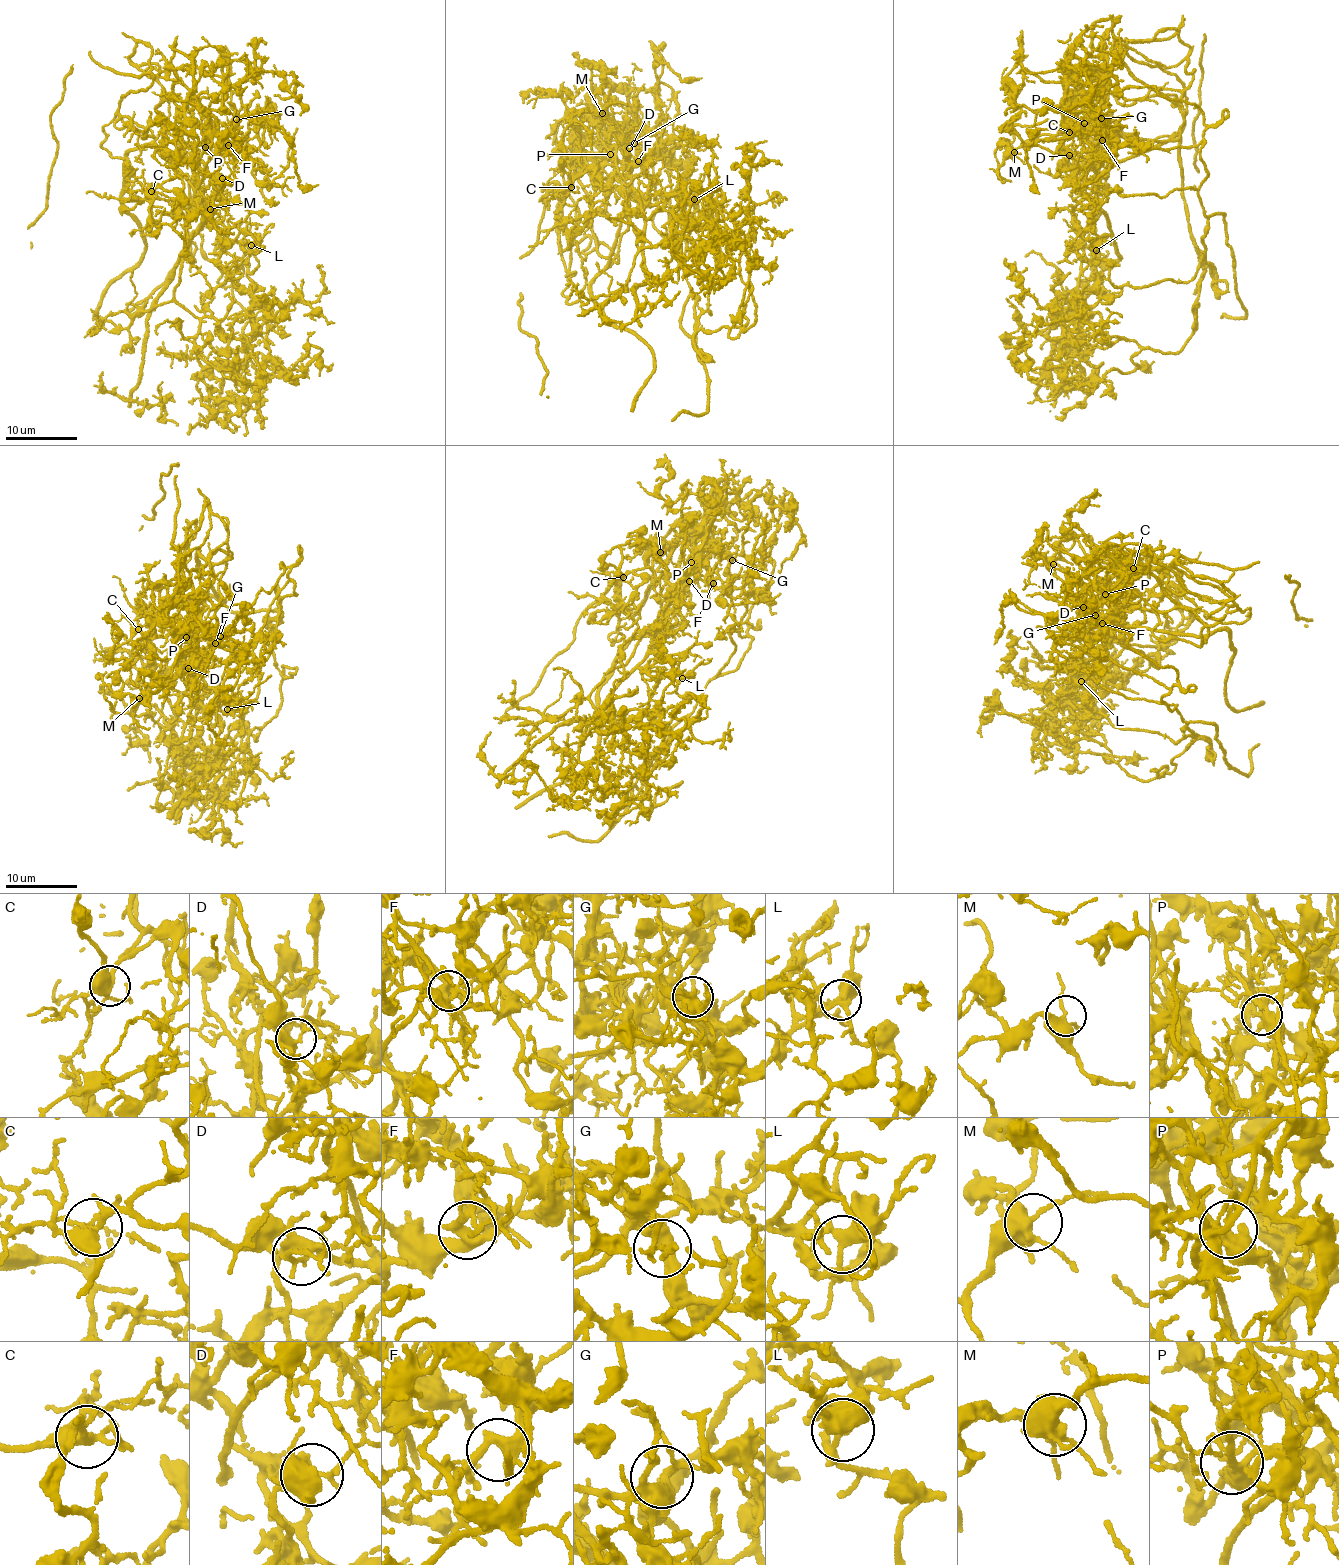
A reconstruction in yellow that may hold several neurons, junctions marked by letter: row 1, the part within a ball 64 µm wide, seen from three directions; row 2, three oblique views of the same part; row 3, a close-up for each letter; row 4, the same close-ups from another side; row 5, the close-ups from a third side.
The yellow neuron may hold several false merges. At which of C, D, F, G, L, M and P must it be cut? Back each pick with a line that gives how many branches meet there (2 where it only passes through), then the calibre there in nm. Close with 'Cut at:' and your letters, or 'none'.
L: 6 | 320 nm
P: 4 | 360 nm
Cut at: L, P

